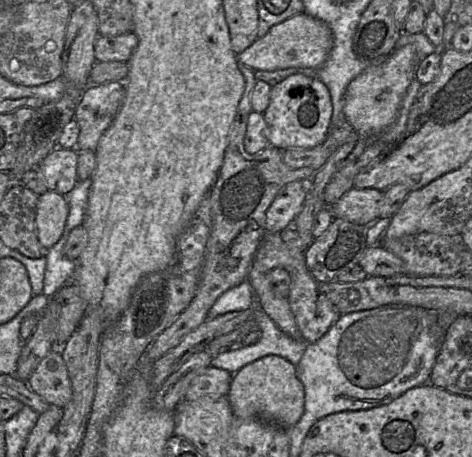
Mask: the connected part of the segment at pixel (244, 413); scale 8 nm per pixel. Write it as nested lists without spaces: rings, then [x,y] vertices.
[[[277,355],[259,358],[233,374],[228,399],[236,417],[259,419],[285,429],[295,425],[304,412],[304,387],[296,374],[296,368],[287,359]]]

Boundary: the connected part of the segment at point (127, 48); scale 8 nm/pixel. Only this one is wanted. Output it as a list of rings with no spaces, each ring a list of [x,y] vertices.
[[[134,32],[110,37],[99,34],[95,41],[96,62],[128,62],[137,45],[138,37]]]

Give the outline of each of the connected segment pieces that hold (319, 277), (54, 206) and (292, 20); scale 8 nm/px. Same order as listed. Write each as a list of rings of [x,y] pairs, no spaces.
[[[334,218],[324,234],[314,239],[309,245],[304,254],[306,265],[319,284],[336,281],[341,271],[358,265],[367,247],[367,226],[358,225],[342,218]]]
[[[54,191],[39,195],[36,204],[37,237],[49,250],[62,236],[69,213],[64,196]]]
[[[305,13],[296,14],[274,26],[244,51],[237,54],[239,62],[252,70],[274,71],[285,68],[318,69],[327,59],[333,45],[332,31],[322,20]]]

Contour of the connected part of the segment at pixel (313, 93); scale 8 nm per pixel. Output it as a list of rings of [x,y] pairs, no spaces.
[[[292,74],[271,87],[269,104],[263,112],[265,136],[269,145],[279,150],[313,148],[326,139],[332,113],[329,90],[319,78]]]

